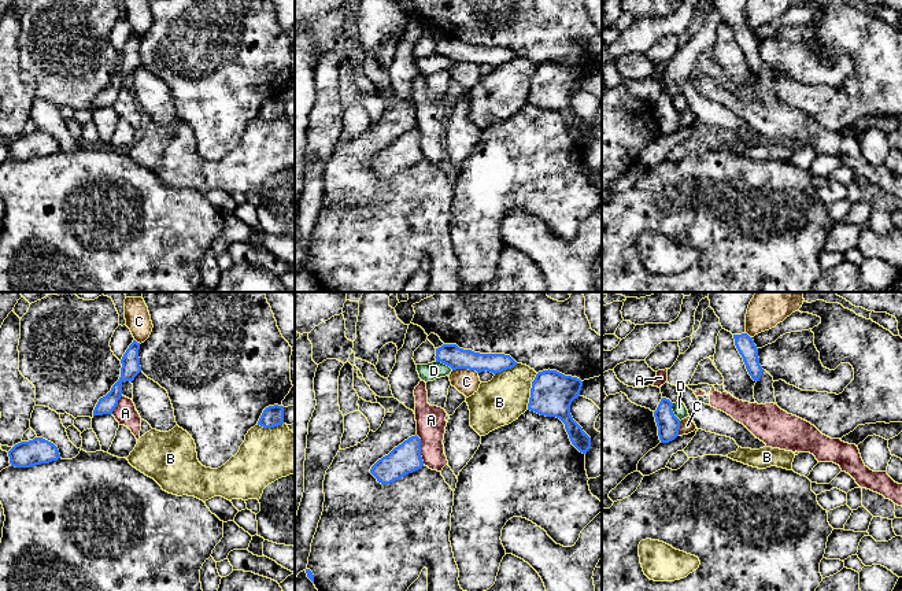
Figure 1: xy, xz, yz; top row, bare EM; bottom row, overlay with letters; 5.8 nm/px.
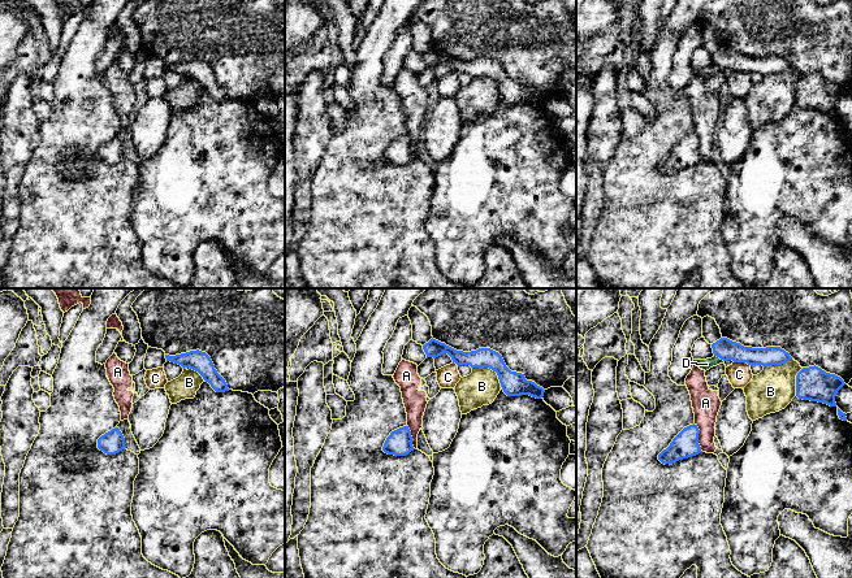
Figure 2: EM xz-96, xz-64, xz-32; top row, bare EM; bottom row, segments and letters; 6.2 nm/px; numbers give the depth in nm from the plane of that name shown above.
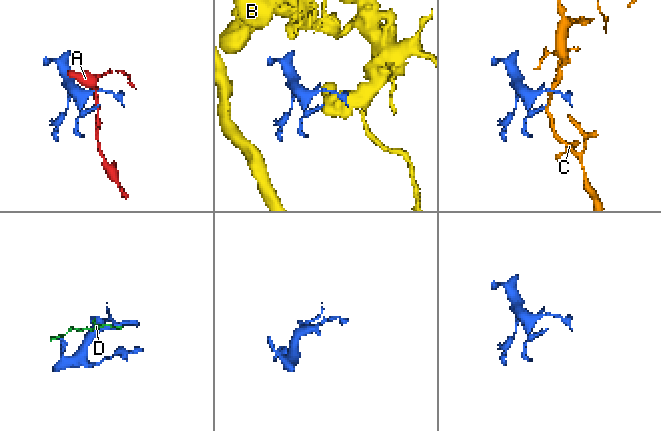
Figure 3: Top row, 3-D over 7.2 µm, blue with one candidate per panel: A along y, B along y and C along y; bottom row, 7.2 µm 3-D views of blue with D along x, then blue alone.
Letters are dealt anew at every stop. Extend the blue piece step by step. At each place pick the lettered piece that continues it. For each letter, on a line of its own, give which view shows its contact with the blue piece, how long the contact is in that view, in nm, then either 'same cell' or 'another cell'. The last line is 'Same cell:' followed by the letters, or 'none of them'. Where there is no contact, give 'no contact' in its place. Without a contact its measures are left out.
A: contact in xz; length 180 nm; another cell
B: contact in xz; length 220 nm; another cell
C: contact in xz; length 150 nm; another cell
D: contact in xz; length 120 nm; another cell
Same cell: none of them

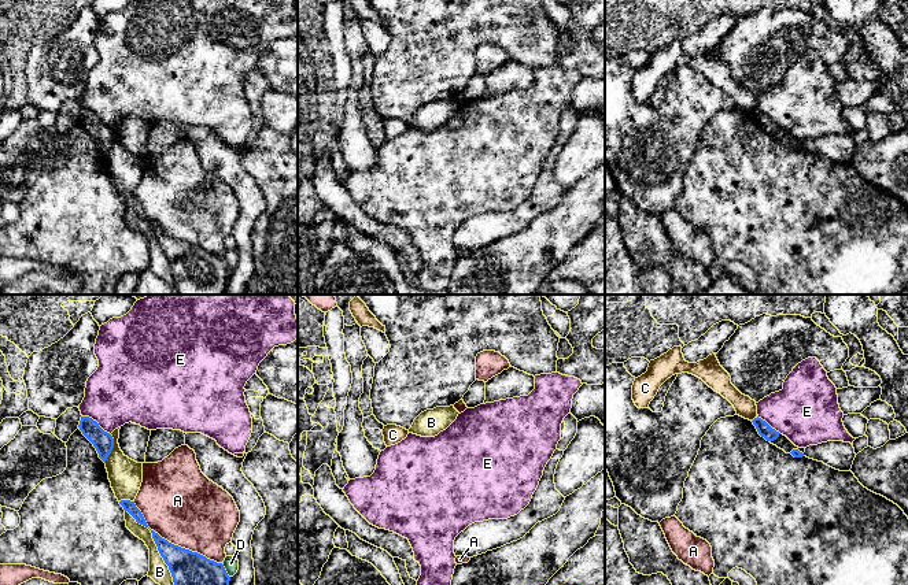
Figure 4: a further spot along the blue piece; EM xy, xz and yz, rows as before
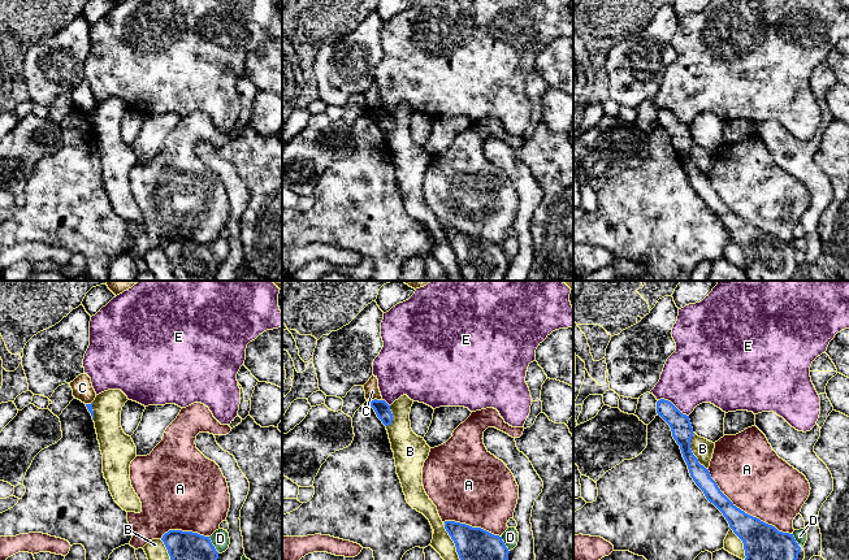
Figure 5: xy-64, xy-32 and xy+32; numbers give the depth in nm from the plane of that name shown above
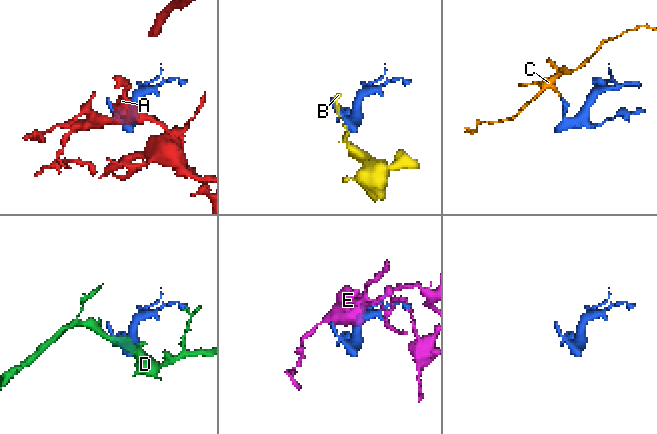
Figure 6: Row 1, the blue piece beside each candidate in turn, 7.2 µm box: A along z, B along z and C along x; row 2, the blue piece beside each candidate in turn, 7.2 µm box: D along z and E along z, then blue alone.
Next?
A: contact in xy; length 650 nm; another cell
B: contact in xy; length 550 nm; another cell
C: contact in yz; length 50 nm; another cell
D: contact in xy; length 100 nm; another cell
E: contact in xy; length 200 nm; another cell
Same cell: none of them

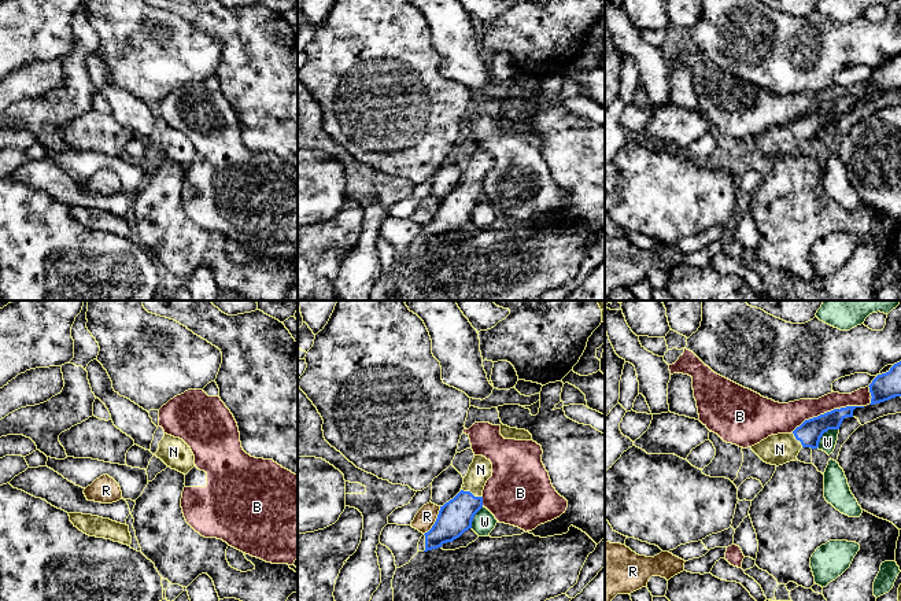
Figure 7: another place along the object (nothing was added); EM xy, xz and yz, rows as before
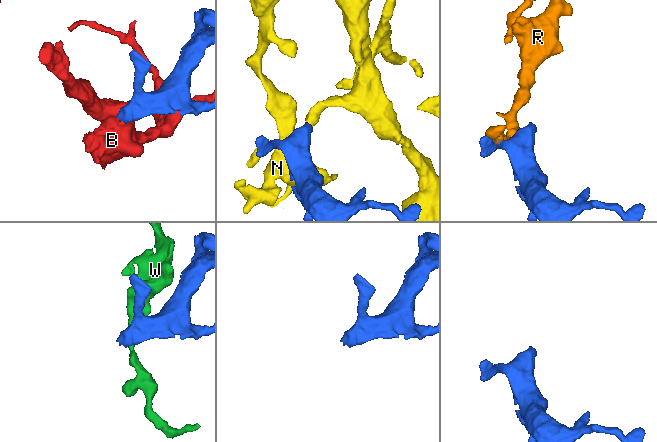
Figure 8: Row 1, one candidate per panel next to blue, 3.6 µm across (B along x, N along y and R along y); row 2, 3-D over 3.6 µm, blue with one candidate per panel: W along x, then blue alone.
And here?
B: contact in yz; length 460 nm; another cell
N: contact in xz; length 140 nm; same cell
R: contact in xz; length 190 nm; another cell
W: contact in yz; length 180 nm; another cell
Same cell: N

